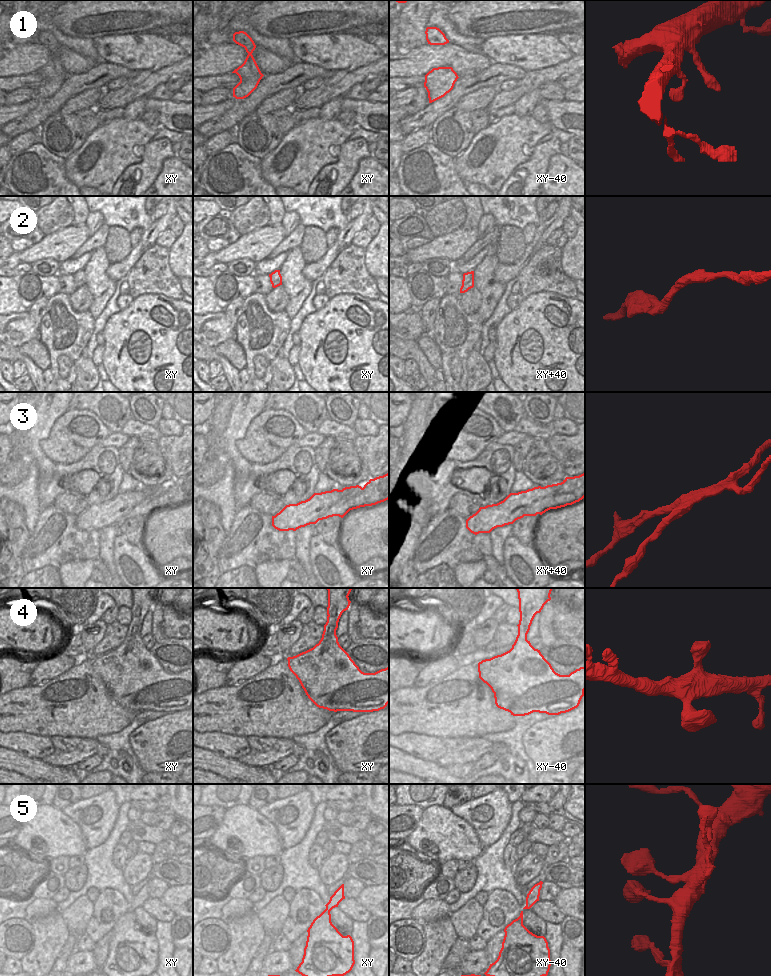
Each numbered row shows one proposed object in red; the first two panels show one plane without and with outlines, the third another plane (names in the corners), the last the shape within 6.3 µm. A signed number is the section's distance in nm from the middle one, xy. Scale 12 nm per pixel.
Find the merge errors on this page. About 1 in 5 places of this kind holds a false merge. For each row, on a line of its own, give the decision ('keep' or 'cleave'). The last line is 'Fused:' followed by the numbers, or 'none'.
1: keep
2: keep
3: cleave
4: keep
5: cleave
Fused: 3, 5

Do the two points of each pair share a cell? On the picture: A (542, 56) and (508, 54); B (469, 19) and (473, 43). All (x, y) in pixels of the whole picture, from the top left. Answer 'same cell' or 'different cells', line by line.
A: same cell
B: different cells

